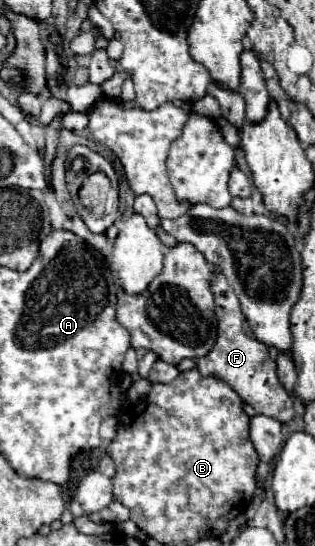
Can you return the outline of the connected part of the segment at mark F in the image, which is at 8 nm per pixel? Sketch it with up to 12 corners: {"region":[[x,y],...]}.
{"region":[[213,268],[217,342],[197,370],[257,414],[289,422],[291,394],[269,348],[243,332],[239,300]]}

